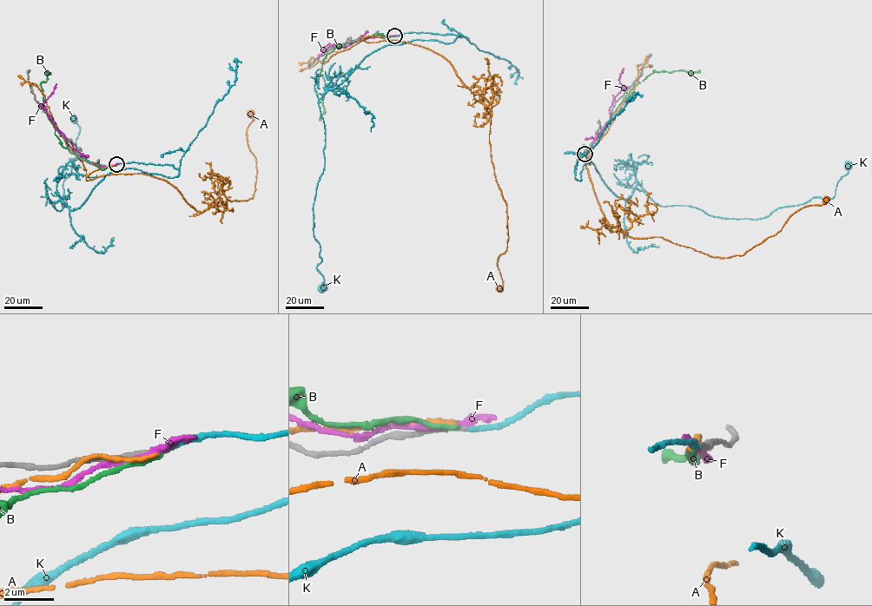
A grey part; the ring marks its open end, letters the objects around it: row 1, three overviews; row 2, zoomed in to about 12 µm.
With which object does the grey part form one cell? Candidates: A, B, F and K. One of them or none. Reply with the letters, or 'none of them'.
K

